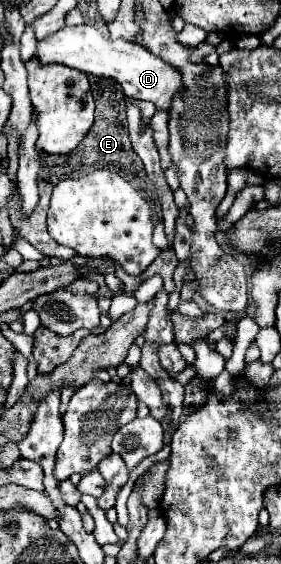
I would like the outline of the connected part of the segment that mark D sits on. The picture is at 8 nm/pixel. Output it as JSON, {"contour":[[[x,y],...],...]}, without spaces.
{"contour":[[[87,24],[71,26],[71,28],[65,26],[57,34],[37,42],[37,56],[41,64],[55,62],[55,64],[65,64],[69,68],[77,68],[87,74],[111,78],[119,86],[123,86],[125,96],[131,96],[135,100],[149,100],[157,106],[157,110],[165,110],[165,112],[171,110],[173,96],[183,90],[183,78],[175,66],[169,66],[165,60],[151,54],[141,44],[105,38],[99,30]]]}

